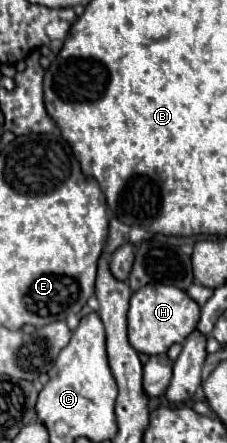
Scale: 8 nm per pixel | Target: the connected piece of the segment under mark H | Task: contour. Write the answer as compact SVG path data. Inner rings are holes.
M145 285L131 295L129 301L129 343L145 355L167 353L173 343L183 343L199 321L199 305L173 285Z

